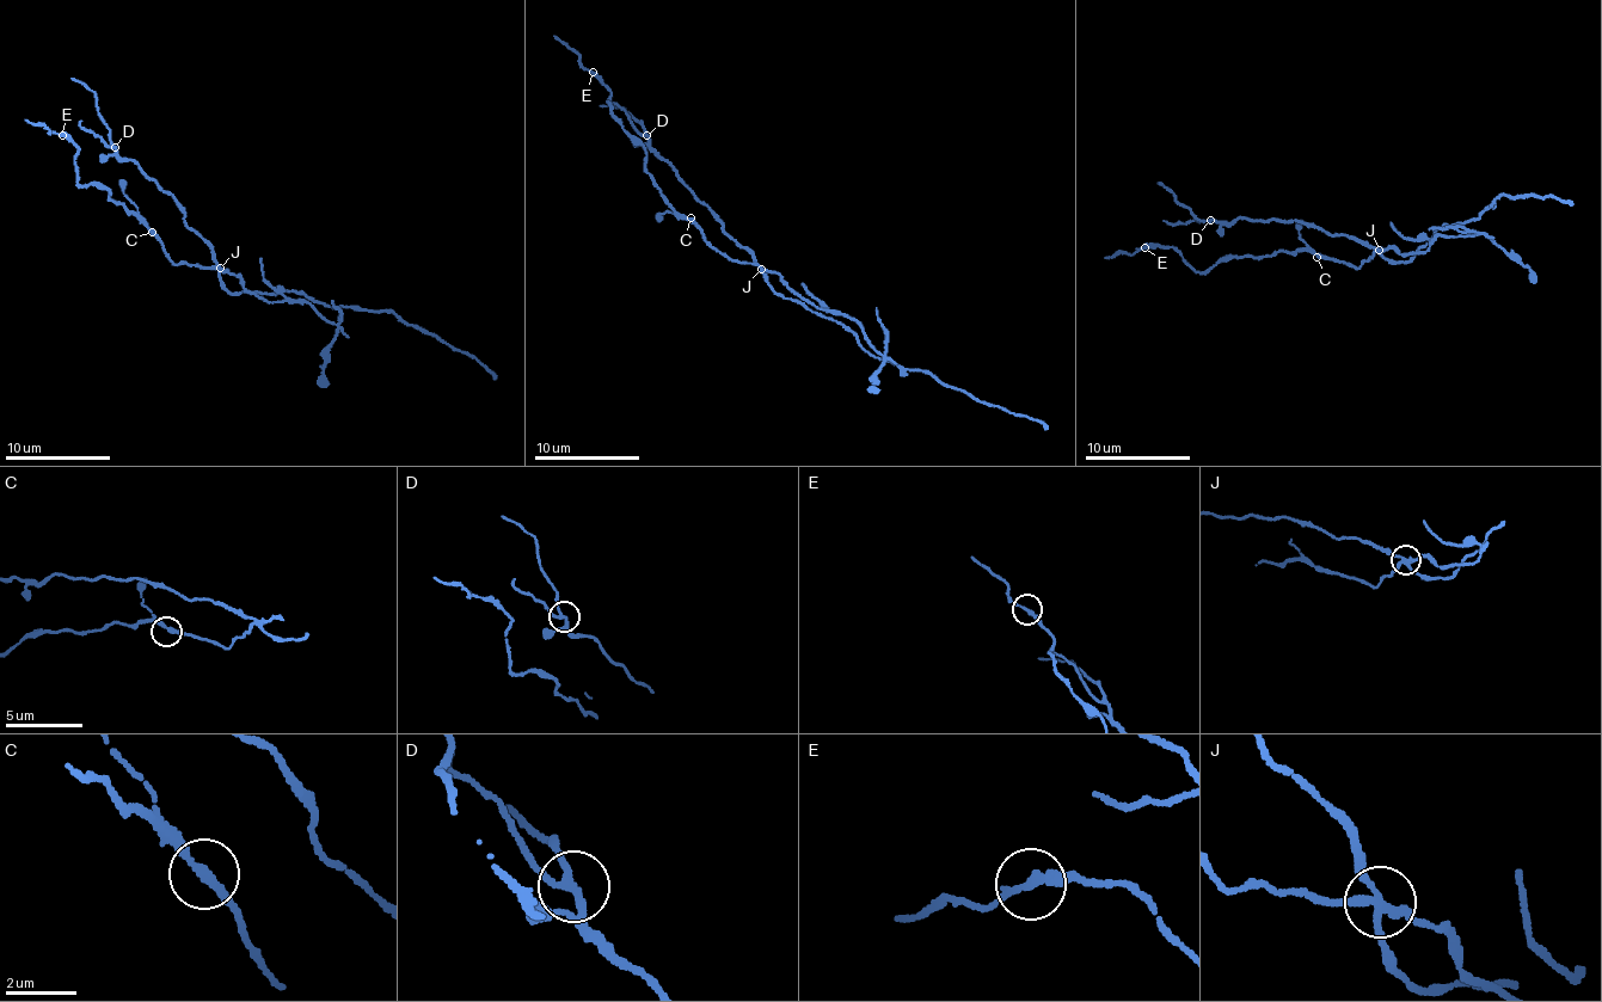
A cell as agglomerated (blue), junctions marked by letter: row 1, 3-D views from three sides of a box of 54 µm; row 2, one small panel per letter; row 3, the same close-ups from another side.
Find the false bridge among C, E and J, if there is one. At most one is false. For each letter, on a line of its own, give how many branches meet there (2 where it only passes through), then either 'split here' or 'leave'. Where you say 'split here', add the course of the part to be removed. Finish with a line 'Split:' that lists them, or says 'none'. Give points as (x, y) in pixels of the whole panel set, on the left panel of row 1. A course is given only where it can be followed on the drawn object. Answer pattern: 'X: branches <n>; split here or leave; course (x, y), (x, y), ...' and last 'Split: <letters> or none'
C: branches 2; leave
E: branches 2; leave
J: branches 4; split here; course (220, 268), (185, 223), (171, 195), (136, 164), (116, 153), (110, 128), (97, 111), (98, 99), (72, 78)
Split: J

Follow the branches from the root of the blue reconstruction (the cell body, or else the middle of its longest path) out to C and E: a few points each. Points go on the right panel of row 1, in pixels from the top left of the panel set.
C: (1374, 253), (1370, 262), (1356, 266), (1343, 260), (1317, 257)
E: (1374, 253), (1356, 266), (1305, 249), (1239, 256), (1198, 271), (1172, 246), (1145, 247)

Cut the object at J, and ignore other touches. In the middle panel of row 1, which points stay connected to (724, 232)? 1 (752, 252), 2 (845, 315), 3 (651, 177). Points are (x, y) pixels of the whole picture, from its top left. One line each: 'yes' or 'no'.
1: yes
2: yes
3: no

